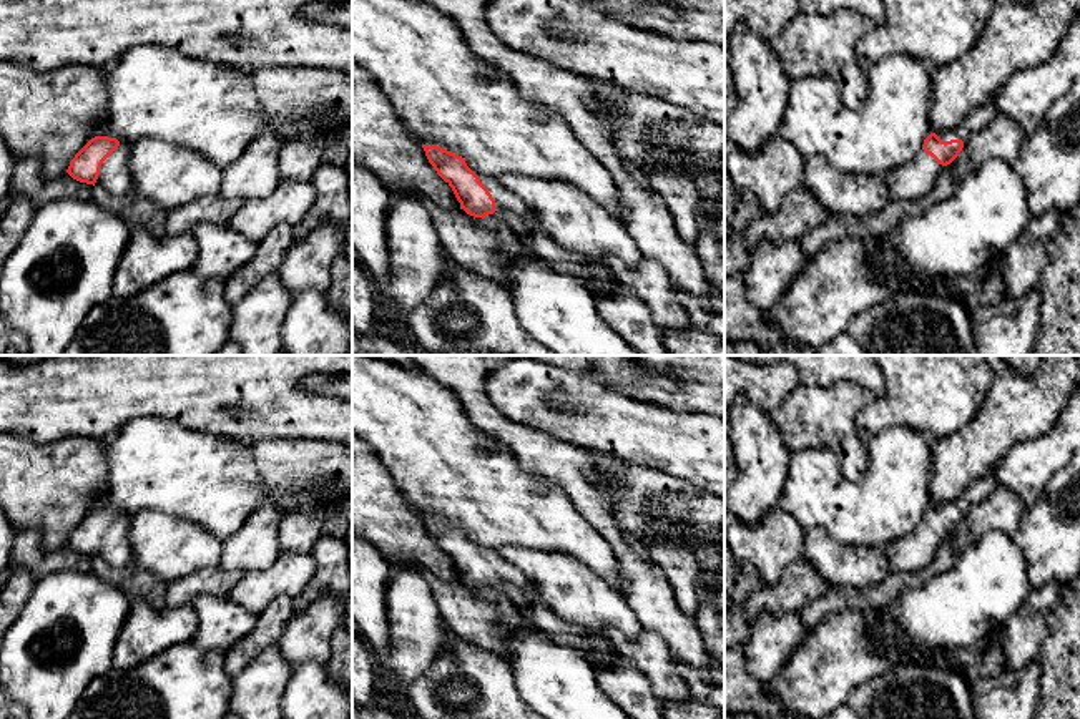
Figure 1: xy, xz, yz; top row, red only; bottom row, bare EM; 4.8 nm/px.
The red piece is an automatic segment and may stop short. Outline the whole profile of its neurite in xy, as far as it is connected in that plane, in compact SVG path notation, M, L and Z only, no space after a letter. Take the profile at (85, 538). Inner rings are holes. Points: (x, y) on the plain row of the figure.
M91 510L70 533L66 545L86 556L103 558L115 568L123 568L133 561L128 528L131 516L116 510Z

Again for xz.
M422 516L422 520L467 586L484 591L488 586L505 584L518 588L528 599L538 598L525 575L503 560L497 550L477 548L462 528L437 516Z

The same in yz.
M992 468L955 501L930 505L911 535L886 545L891 571L914 571L929 566L945 538L962 523L965 511L987 500L997 487L995 468Z

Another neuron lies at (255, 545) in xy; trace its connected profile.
M277 505L258 506L238 531L223 541L218 566L239 573L269 568L282 553L279 545L282 516Z

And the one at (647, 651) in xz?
M608 628L605 638L616 654L633 663L651 682L653 694L660 702L681 702L693 697L678 673L678 663L660 634L641 629L638 636L628 638L621 631Z

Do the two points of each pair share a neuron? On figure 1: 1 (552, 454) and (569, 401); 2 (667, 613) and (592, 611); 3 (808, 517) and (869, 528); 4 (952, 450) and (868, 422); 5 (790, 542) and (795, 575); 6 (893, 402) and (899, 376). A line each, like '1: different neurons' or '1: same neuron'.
1: different neurons
2: different neurons
3: same neuron
4: different neurons
5: different neurons
6: same neuron

